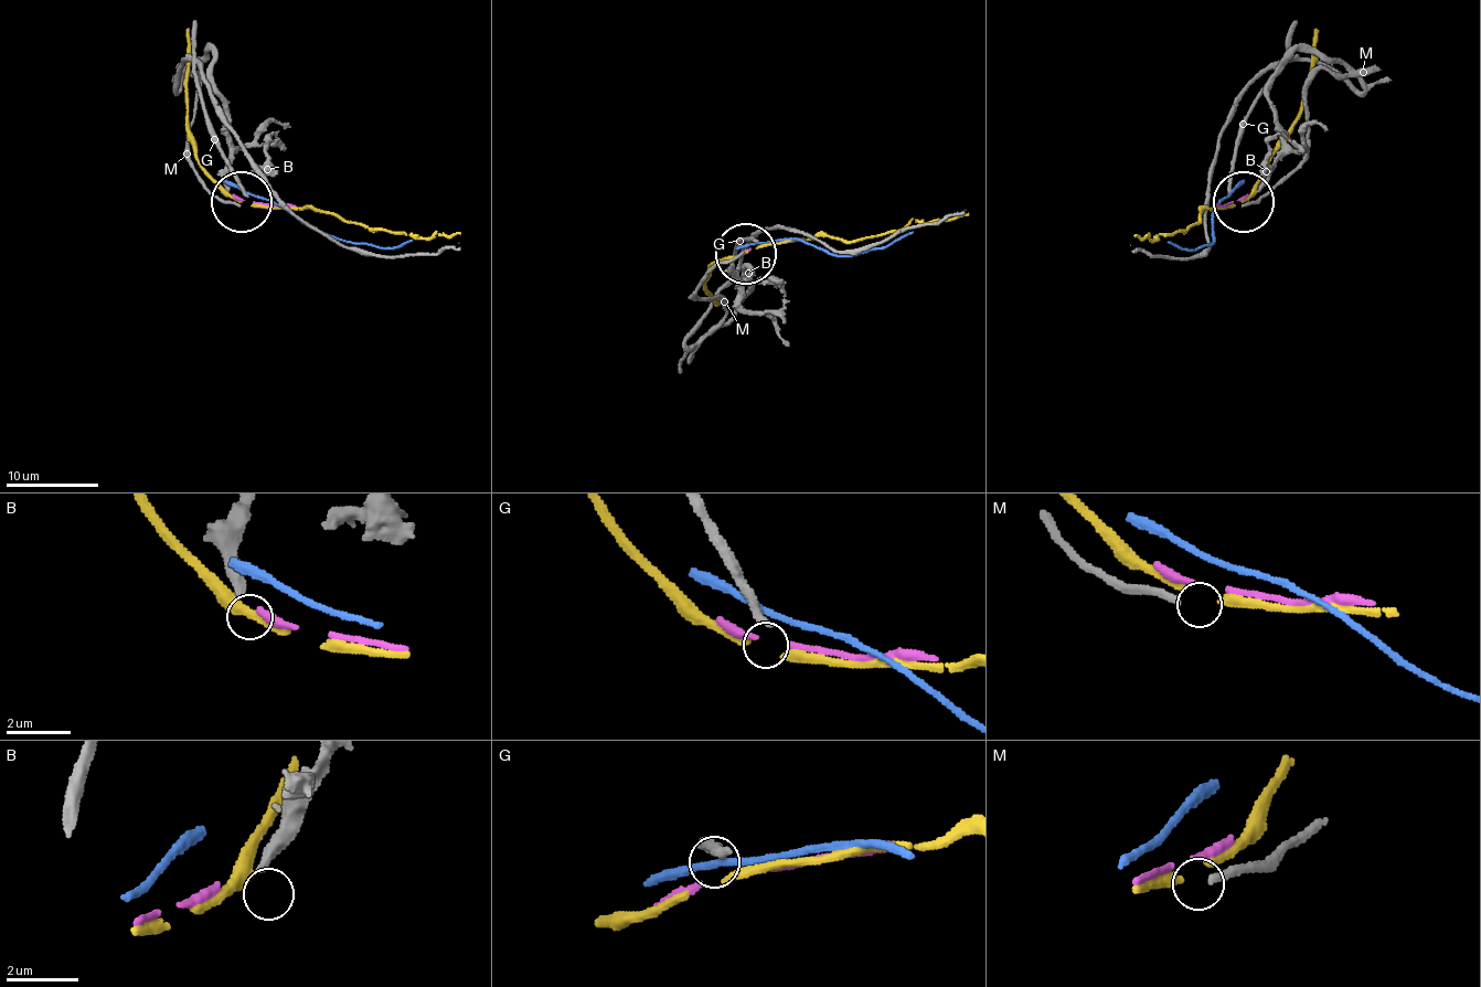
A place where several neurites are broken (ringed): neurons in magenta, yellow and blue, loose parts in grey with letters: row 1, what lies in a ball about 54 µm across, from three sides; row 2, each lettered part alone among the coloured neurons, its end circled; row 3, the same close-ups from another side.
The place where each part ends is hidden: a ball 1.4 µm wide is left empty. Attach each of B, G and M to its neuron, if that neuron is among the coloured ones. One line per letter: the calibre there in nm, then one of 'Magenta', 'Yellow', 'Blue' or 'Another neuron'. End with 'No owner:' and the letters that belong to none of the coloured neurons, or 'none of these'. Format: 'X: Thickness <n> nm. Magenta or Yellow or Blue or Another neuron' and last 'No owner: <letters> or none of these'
B: Thickness 300 nm. Another neuron
G: Thickness 240 nm. Another neuron
M: Thickness 220 nm. Another neuron
No owner: B, G, M

